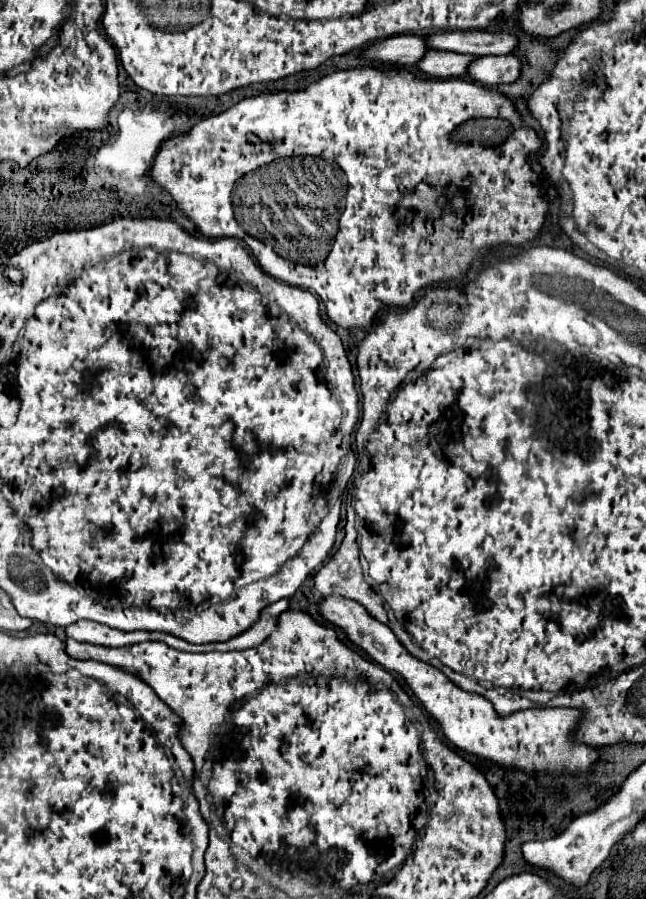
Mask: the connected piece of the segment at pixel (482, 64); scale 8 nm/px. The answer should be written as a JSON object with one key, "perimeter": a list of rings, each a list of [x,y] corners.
{"perimeter":[[[514,54],[482,56],[482,58],[476,58],[468,68],[470,78],[488,86],[502,84],[502,82],[510,84],[520,76],[520,72],[522,72],[522,62]]]}

